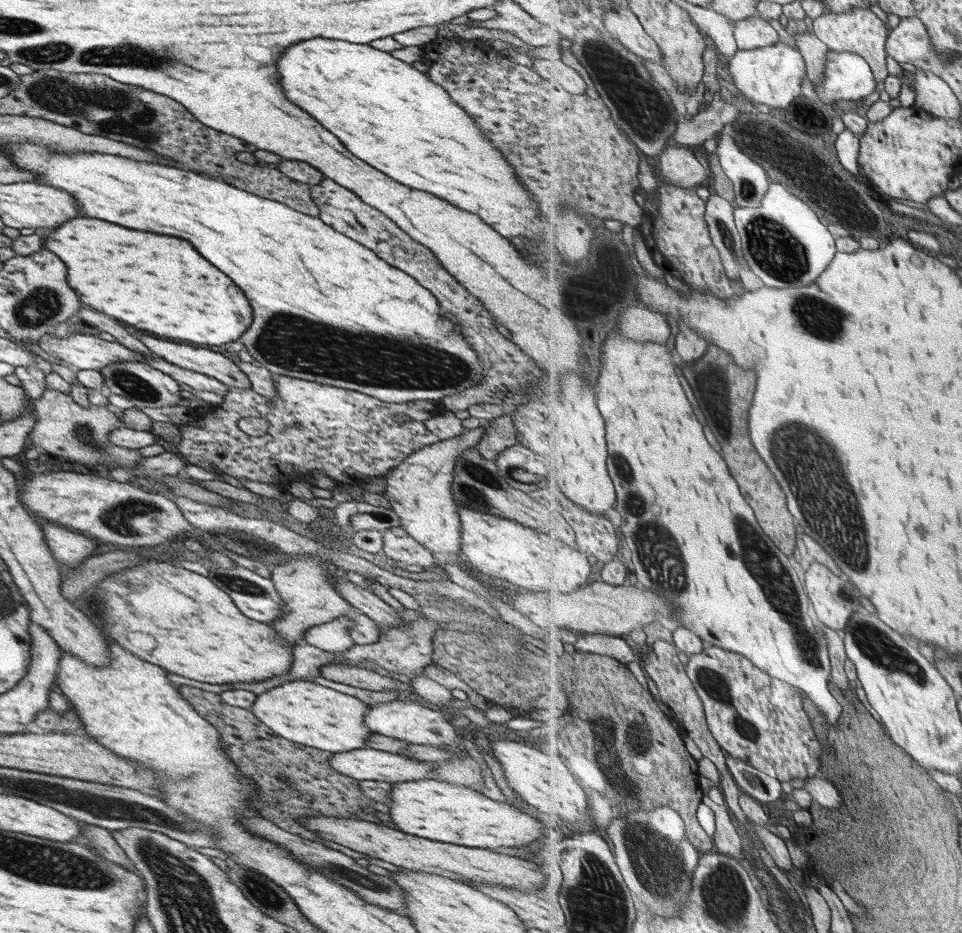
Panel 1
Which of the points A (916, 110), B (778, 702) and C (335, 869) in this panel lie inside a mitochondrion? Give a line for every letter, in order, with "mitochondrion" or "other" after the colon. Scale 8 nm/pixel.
A: other
B: other
C: mitochondrion

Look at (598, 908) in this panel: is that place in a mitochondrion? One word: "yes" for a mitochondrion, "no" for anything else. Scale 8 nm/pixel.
yes

